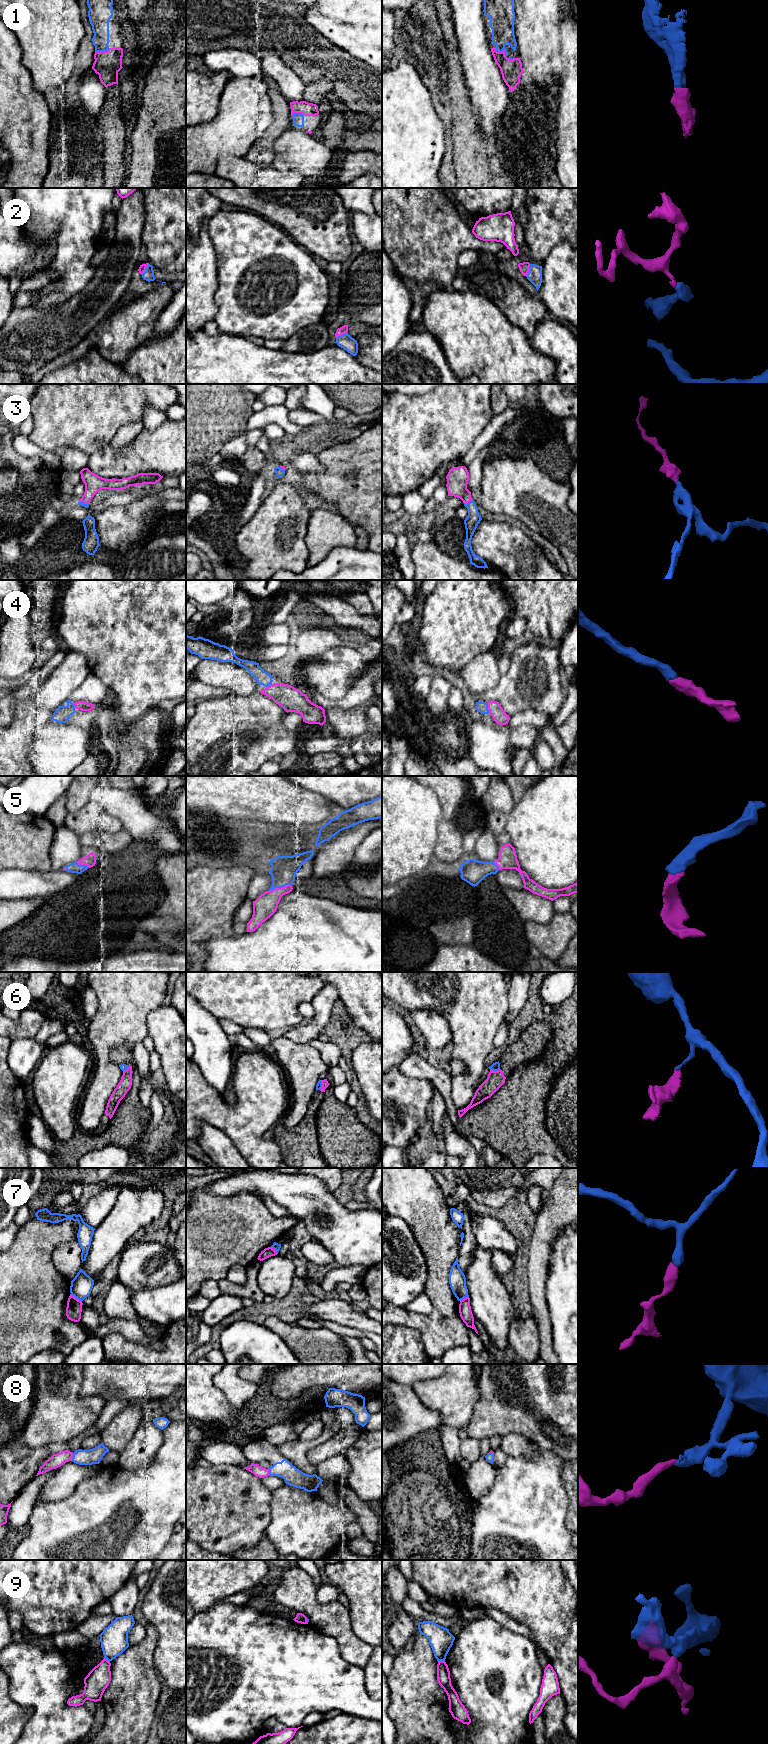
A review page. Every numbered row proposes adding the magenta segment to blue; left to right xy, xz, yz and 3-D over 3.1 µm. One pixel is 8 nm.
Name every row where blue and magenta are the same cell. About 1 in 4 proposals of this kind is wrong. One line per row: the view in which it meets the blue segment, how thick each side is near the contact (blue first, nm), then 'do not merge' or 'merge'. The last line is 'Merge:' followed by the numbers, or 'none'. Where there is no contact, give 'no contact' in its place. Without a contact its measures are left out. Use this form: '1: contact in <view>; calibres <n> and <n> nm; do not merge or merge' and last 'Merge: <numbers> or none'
1: contact in yz; calibres 190 and 170 nm; merge
2: contact in xz; calibres 120 and 70 nm; merge
3: contact in yz; calibres 110 and 180 nm; merge
4: contact in yz; calibres 90 and 110 nm; merge
5: contact in xz; calibres 200 and 180 nm; merge
6: contact in yz; calibres 70 and 140 nm; do not merge
7: contact in xy; calibres 180 and 130 nm; do not merge
8: contact in xy; calibres 130 and 110 nm; merge
9: contact in yz; calibres 190 and 110 nm; do not merge
Merge: 1, 2, 3, 4, 5, 8

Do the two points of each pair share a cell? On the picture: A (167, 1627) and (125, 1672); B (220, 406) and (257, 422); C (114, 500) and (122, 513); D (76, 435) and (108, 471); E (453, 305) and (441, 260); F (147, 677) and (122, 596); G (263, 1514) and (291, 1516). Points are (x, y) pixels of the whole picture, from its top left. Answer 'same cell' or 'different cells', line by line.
A: different cells
B: different cells
C: different cells
D: different cells
E: different cells
F: same cell
G: different cells

